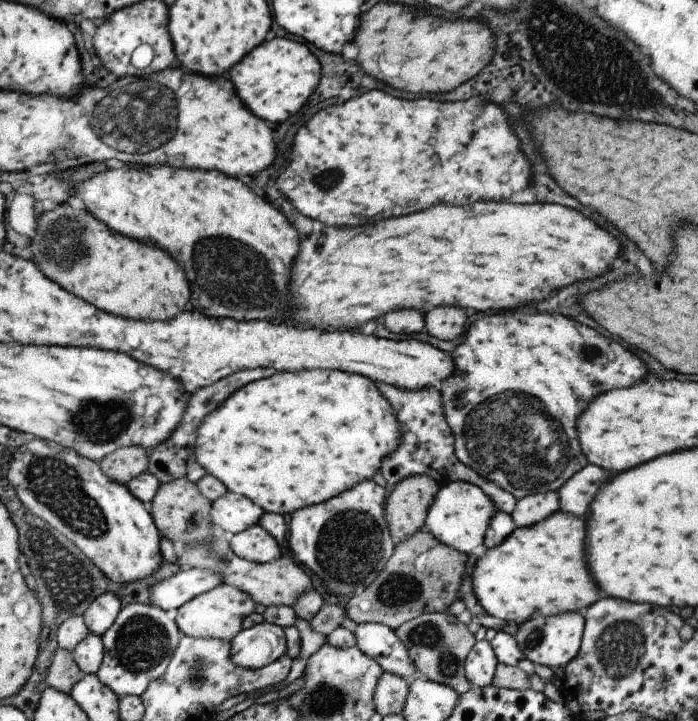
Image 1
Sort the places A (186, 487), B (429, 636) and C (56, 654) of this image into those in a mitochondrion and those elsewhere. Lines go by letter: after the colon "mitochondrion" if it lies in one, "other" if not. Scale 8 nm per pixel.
A: other
B: mitochondrion
C: other

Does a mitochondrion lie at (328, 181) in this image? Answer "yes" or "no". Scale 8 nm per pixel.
yes

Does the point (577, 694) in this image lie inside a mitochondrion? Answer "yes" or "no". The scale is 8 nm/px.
no

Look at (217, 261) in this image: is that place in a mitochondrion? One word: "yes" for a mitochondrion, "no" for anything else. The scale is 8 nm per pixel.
yes

